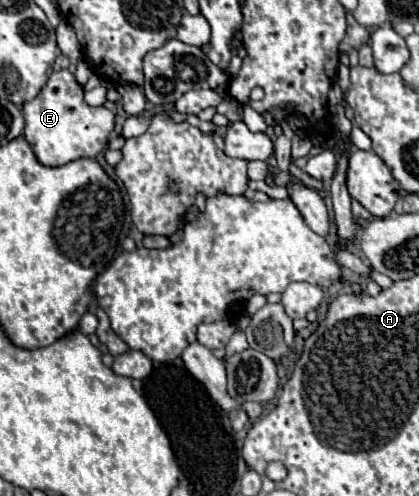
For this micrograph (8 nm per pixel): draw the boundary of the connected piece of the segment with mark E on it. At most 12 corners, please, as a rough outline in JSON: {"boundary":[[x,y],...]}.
{"boundary":[[67,69],[23,105],[45,167],[95,159],[115,115]]}

